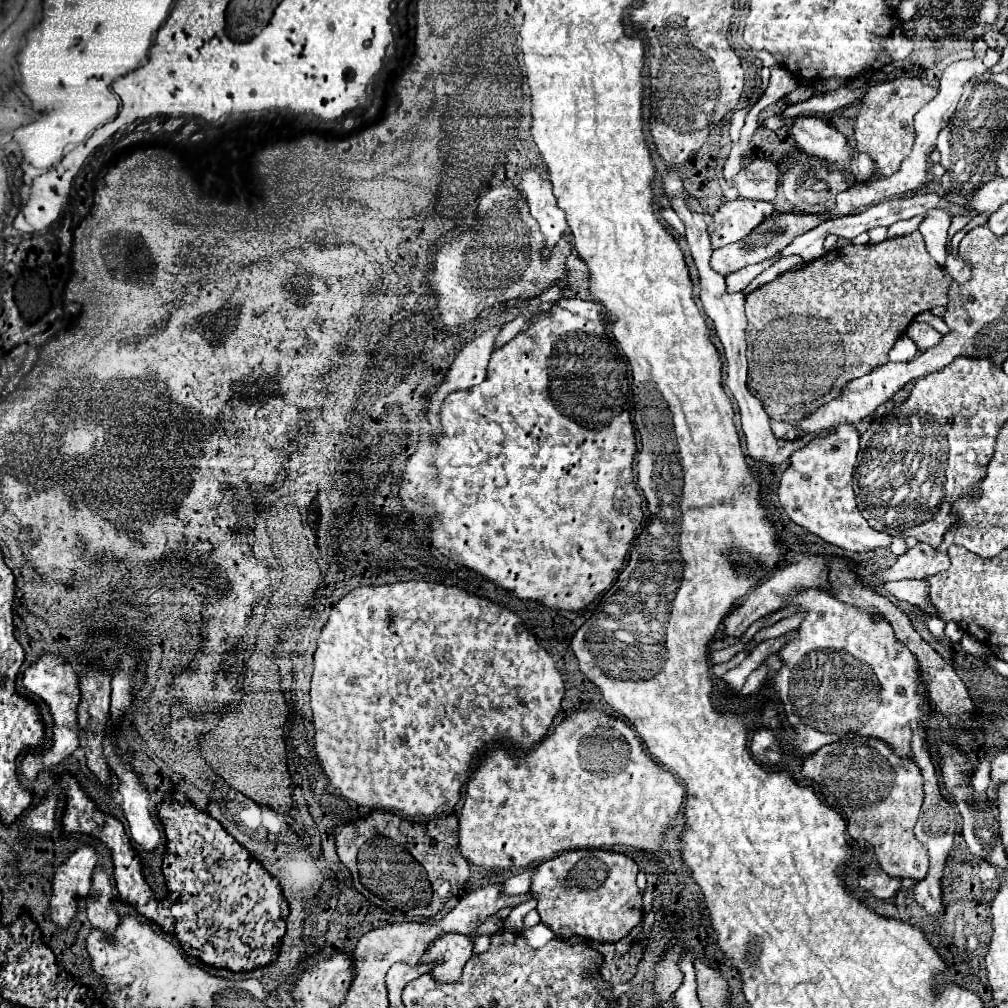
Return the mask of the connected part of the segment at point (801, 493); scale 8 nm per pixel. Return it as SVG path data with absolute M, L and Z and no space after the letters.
M839 426L823 438L809 440L801 450L793 452L787 470L779 482L779 502L787 516L823 538L827 544L839 546L847 552L871 552L889 548L893 536L873 530L863 518L853 492L853 466L859 452L859 430L855 426Z

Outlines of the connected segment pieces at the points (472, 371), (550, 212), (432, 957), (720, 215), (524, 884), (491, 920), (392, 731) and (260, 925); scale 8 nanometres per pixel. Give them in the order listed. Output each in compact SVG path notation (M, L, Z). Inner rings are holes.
M491 328L479 338L475 338L471 344L467 344L461 354L453 360L445 382L439 386L439 392L431 398L431 408L427 410L427 420L431 422L433 434L439 432L439 404L443 402L443 396L455 392L455 390L465 390L467 386L477 386L485 380L485 368L491 358L493 342L499 334L499 328Z
M527 168L519 174L519 188L523 190L531 216L539 222L541 232L545 236L547 246L555 246L555 242L561 238L563 230L567 230L565 214L555 204L555 196L551 192L551 182L539 168Z
M445 934L429 946L419 964L433 964L429 970L433 980L437 984L451 984L453 980L459 980L463 964L467 964L467 960L473 956L471 950L473 946L469 936ZM437 960L441 960L441 964L437 964Z
M733 200L719 206L713 214L713 222L709 224L711 248L723 248L735 240L747 236L753 228L757 228L765 218L773 216L771 202L755 202L755 200Z
M525 870L521 874L515 874L511 876L509 880L505 880L505 886L503 886L503 894L507 896L513 896L513 894L525 894L531 886L531 876L533 876L533 870Z
M489 916L489 918L475 930L475 934L487 934L487 936L491 936L491 934L499 932L501 928L503 928L503 922L501 922L497 916Z
M395 582L385 586L361 586L353 588L347 596L343 596L329 614L327 624L321 630L317 650L313 654L315 668L311 678L311 712L313 712L313 728L315 728L315 752L321 760L325 774L329 776L331 784L357 806L365 806L371 810L387 810L401 814L405 818L413 816L439 816L453 812L455 804L461 798L461 788L467 782L473 762L477 754L489 746L497 744L499 740L511 742L525 748L531 748L539 742L545 732L549 730L555 714L561 710L561 700L565 694L563 678L555 668L553 658L537 644L535 636L527 632L521 618L509 610L495 606L489 600L477 598L467 594L455 586L443 584L429 584L429 582Z
M63 774L59 782L67 792L63 832L65 834L85 832L95 838L97 838L97 832L101 832L101 836L105 834L105 840L101 840L101 842L113 852L115 882L117 882L117 890L119 890L123 902L133 904L139 914L143 914L145 918L159 924L165 932L169 932L169 934L175 932L183 950L207 966L227 968L231 972L249 972L249 970L263 968L263 966L269 966L271 962L275 962L279 948L281 948L281 938L285 934L285 920L289 916L289 904L283 898L277 878L271 876L253 856L249 856L249 852L239 842L235 842L235 838L229 836L217 820L213 820L207 814L201 816L201 834L199 834L199 842L193 844L193 856L183 856L183 860L179 860L179 858L173 858L169 852L165 854L163 876L167 880L169 894L165 898L165 904L159 904L153 898L153 890L145 888L145 878L141 874L141 860L139 860L135 848L131 846L123 824L117 822L113 816L105 816L103 812L99 812L95 808L93 800L87 798L83 788L71 774Z

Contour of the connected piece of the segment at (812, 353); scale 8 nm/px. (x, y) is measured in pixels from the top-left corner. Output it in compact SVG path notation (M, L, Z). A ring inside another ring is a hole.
M919 232L907 234L907 236L899 236L899 238L889 238L881 244L865 244L865 246L855 246L849 244L845 248L833 250L829 254L825 254L819 260L809 262L805 268L801 270L793 270L793 272L785 272L781 274L775 282L765 284L757 290L753 290L747 296L745 302L745 310L747 310L747 362L749 362L749 378L747 378L747 388L751 390L751 394L755 398L761 400L765 412L769 414L769 418L777 420L777 422L789 422L789 424L797 424L799 420L807 418L807 414L811 414L815 408L819 408L823 402L829 402L831 398L835 398L841 388L853 380L859 378L863 374L869 374L871 370L875 370L881 364L887 364L887 352L893 348L895 340L899 336L903 336L903 332L907 330L907 326L913 322L913 318L925 310L933 310L935 306L945 306L947 304L947 286L949 286L951 278L943 276L943 270L939 268L939 264L929 256L923 236Z

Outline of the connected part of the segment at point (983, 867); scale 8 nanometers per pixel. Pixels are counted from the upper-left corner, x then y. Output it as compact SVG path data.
M979 864L977 868L977 878L983 882L991 882L995 878L995 872L997 872L997 866L991 866L991 864Z

